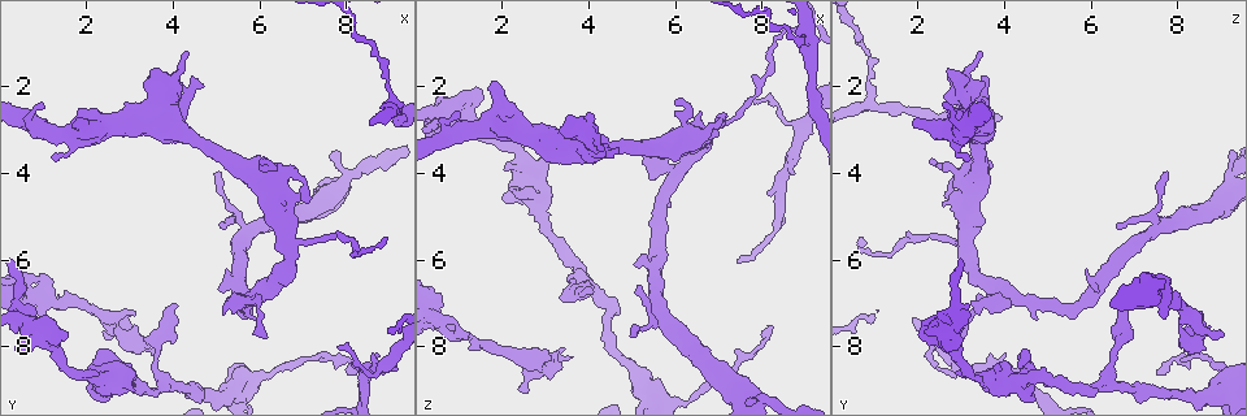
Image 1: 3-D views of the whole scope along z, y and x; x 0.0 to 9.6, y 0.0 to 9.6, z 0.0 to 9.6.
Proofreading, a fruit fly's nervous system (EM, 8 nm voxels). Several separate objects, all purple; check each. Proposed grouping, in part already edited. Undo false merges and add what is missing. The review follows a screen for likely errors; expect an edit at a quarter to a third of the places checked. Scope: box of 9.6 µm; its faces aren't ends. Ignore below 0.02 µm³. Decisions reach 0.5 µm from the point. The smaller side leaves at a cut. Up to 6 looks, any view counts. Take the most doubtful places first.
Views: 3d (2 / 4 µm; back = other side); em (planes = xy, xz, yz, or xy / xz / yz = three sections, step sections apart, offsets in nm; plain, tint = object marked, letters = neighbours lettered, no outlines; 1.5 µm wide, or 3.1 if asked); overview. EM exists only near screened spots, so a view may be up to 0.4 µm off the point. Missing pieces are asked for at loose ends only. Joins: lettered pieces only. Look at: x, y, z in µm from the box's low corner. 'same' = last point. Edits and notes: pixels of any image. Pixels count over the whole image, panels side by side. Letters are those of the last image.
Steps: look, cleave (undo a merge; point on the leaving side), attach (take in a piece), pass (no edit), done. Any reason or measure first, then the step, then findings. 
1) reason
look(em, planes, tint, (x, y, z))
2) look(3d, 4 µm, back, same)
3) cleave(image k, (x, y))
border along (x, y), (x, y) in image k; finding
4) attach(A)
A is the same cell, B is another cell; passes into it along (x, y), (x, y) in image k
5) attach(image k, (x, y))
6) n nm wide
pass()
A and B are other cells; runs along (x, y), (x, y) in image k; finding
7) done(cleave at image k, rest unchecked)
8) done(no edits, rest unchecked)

four-way junction
look(em, planes, tint, (2.75, 8.75, 4.80))

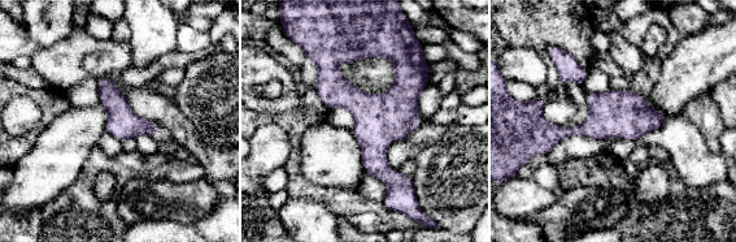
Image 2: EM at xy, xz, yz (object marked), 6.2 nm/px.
look(em, planes, letters, same)

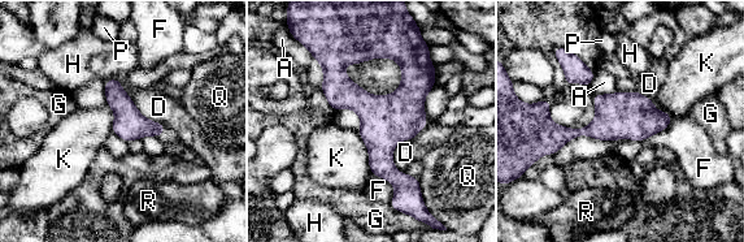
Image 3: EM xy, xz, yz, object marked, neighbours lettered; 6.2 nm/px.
pass()
A, D, F, G, H, K, P, Q and R are other cells; border along (357, 132), (368, 151), (372, 173) in image 3; all the same neuron

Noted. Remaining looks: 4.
an open end
look(em, planes, plain, (3.05, 7.25, 8.15))

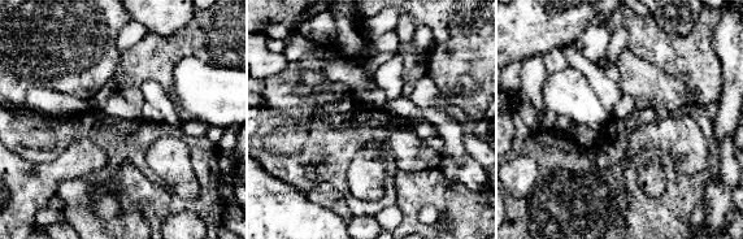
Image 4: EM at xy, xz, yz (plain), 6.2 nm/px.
where the object lies
look(em, planes, tint, same)

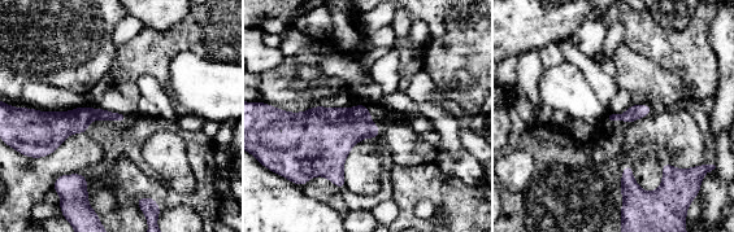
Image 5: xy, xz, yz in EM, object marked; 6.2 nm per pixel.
what lies round it
look(em, planes, letters, same)

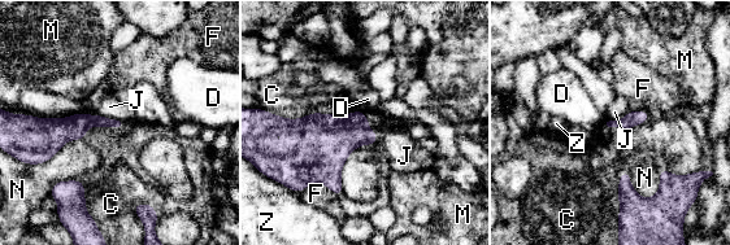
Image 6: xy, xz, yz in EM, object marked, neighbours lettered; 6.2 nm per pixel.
pass()
C, D, F, J, M, N and Z are other cells; runs along (116, 123), (82, 121), (38, 131) in image 6; none of them fits

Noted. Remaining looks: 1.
done(no edits, rest unchecked)

